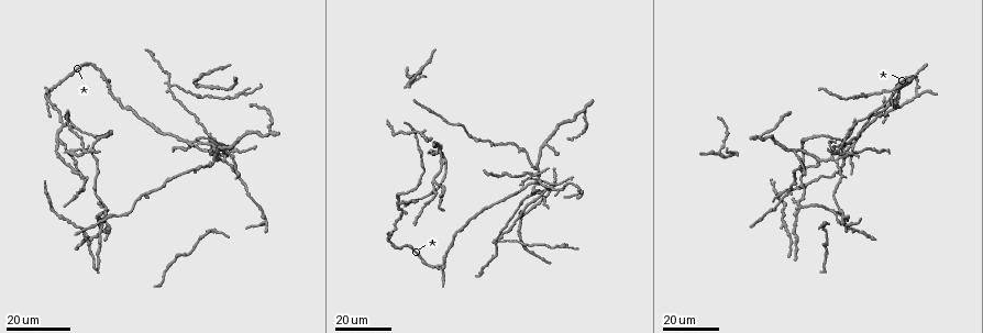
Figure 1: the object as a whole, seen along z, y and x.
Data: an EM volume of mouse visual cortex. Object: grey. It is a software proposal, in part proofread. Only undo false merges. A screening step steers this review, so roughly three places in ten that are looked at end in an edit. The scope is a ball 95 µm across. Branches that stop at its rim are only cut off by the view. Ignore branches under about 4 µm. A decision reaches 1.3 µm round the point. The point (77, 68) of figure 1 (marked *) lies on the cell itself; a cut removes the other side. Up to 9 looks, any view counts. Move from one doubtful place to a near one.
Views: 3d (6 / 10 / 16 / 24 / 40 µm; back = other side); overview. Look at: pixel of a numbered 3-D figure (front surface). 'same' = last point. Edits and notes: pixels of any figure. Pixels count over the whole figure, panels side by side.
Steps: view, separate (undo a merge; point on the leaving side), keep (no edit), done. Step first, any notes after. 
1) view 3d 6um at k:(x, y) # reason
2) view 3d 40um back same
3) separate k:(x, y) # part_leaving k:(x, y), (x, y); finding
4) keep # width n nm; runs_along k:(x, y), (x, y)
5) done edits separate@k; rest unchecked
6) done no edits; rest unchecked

view 3d 24um at 1:(48, 102) # four or more arms meet

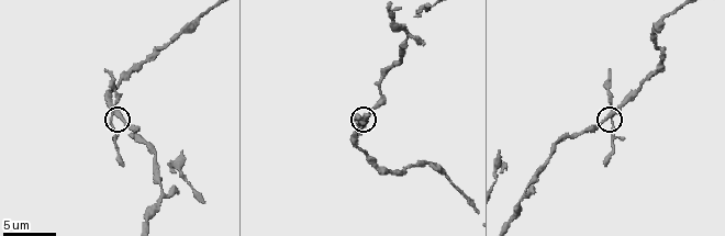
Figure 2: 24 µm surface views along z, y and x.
view 3d 10um at 2:(611, 111)

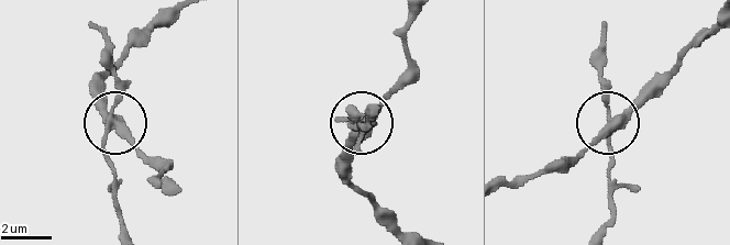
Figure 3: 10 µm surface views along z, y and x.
separate 3:(109, 159) # part_leaving 3:(110, 125), (103, 143), (123, 224); a second cell is stuck on

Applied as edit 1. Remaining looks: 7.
view 3d 24um at 1:(398, 205) # small branch off a trunk

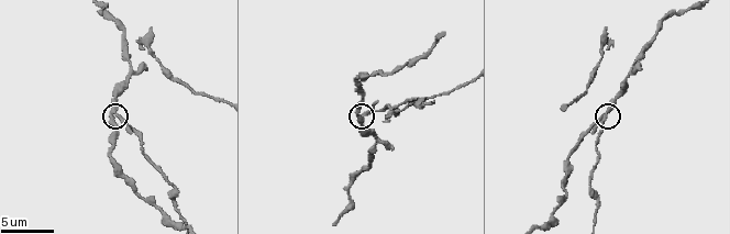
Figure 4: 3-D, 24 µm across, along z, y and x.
view 3d 6um at 4:(117, 115) # closer look

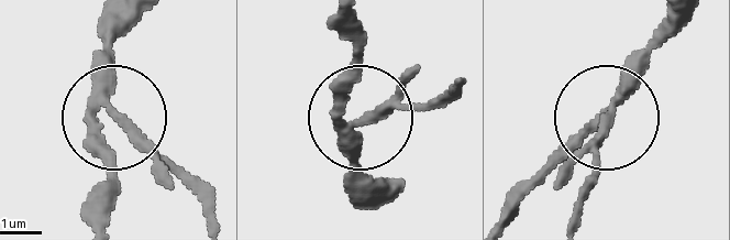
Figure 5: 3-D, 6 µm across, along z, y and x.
separate 5:(140, 141) # width 250 nm; part_leaving 5:(101, 94), (206, 217); a second cell is stuck on

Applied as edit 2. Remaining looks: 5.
view overview # see it whole again

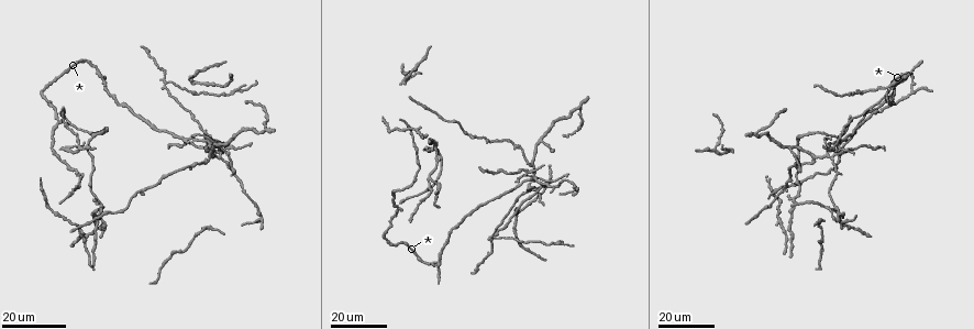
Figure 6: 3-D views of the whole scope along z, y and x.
view 3d 16um at 6:(716, 147) # branch point

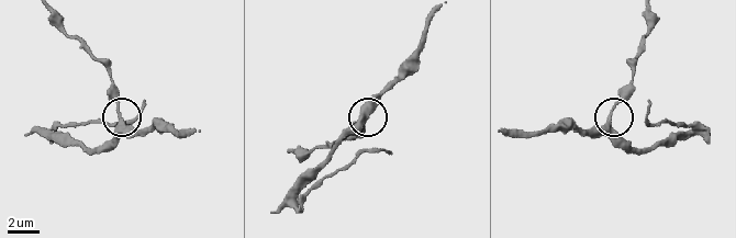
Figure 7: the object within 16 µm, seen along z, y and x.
view 3d 6um at 7:(122, 124) # closer look

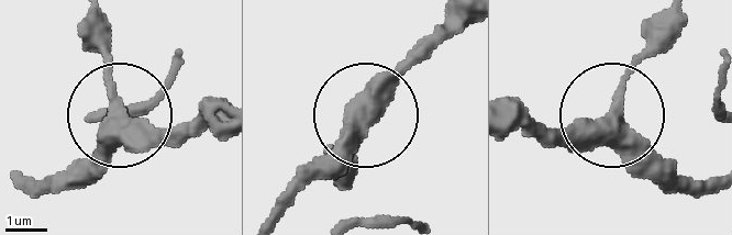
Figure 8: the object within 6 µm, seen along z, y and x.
keep # all the same cell

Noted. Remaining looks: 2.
view 3d 24um at 6:(728, 153) # four arms meet

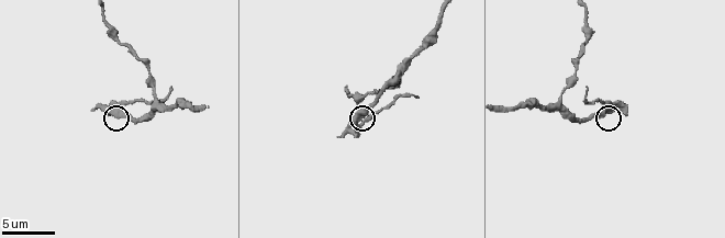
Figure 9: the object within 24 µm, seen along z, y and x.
view 3d 10um at 9:(365, 113) # zoom in

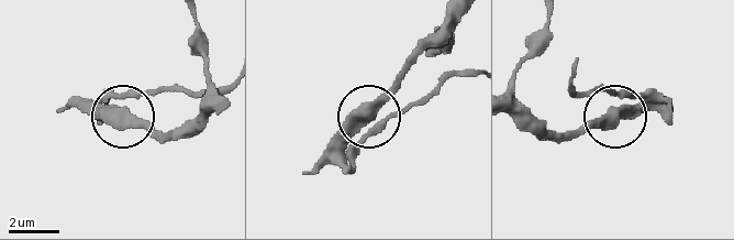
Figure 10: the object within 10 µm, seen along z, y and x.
keep # arms 4; all the same cell

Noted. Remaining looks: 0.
done edits separate@3, separate@5; rest unchecked

